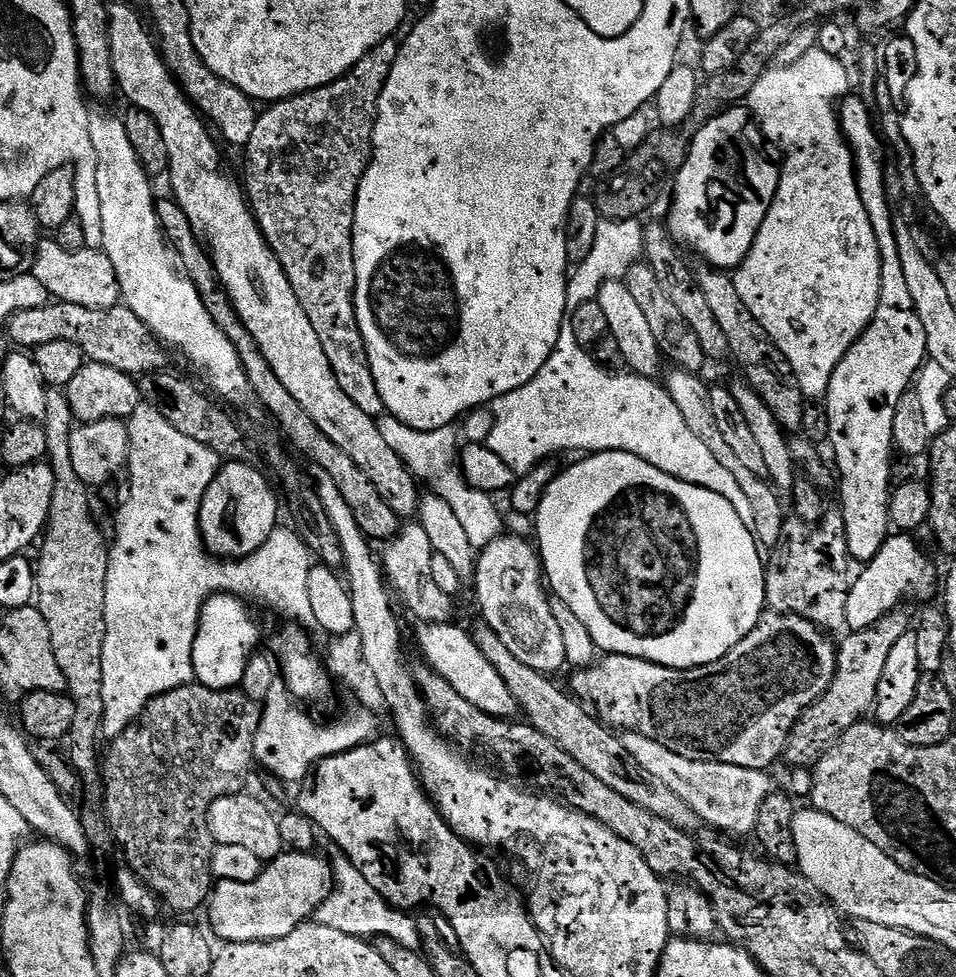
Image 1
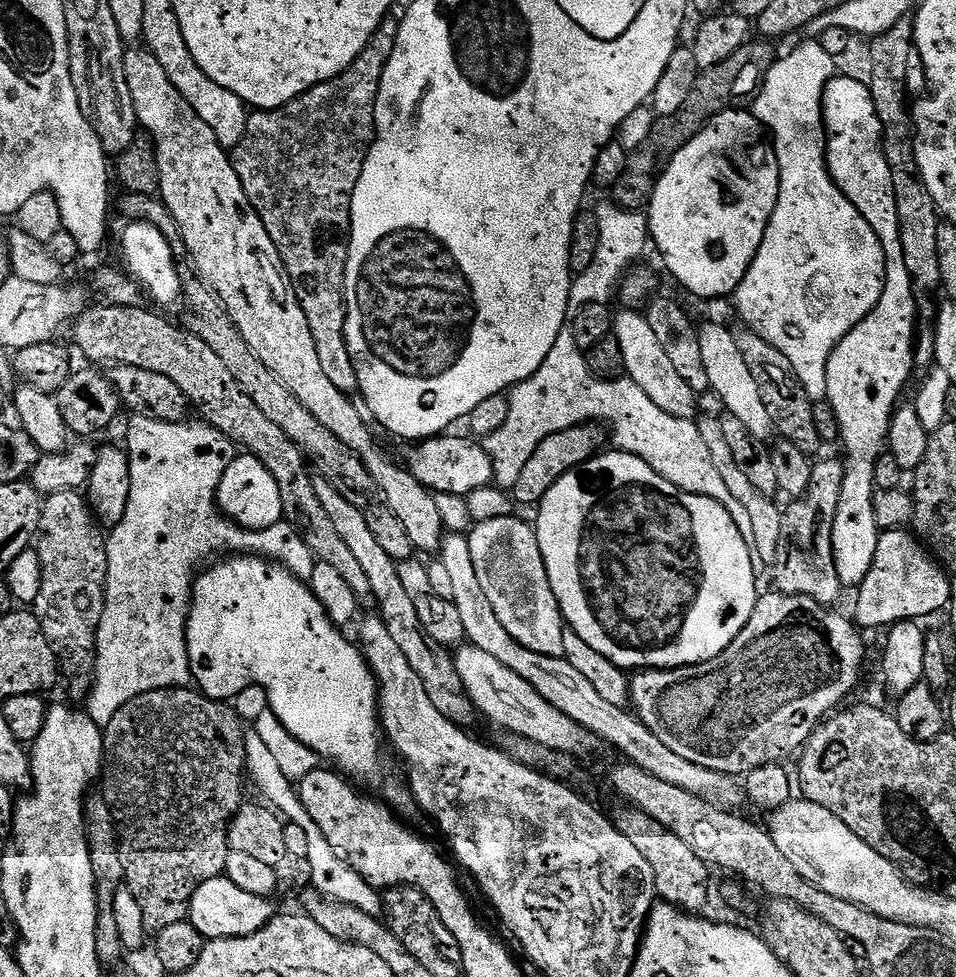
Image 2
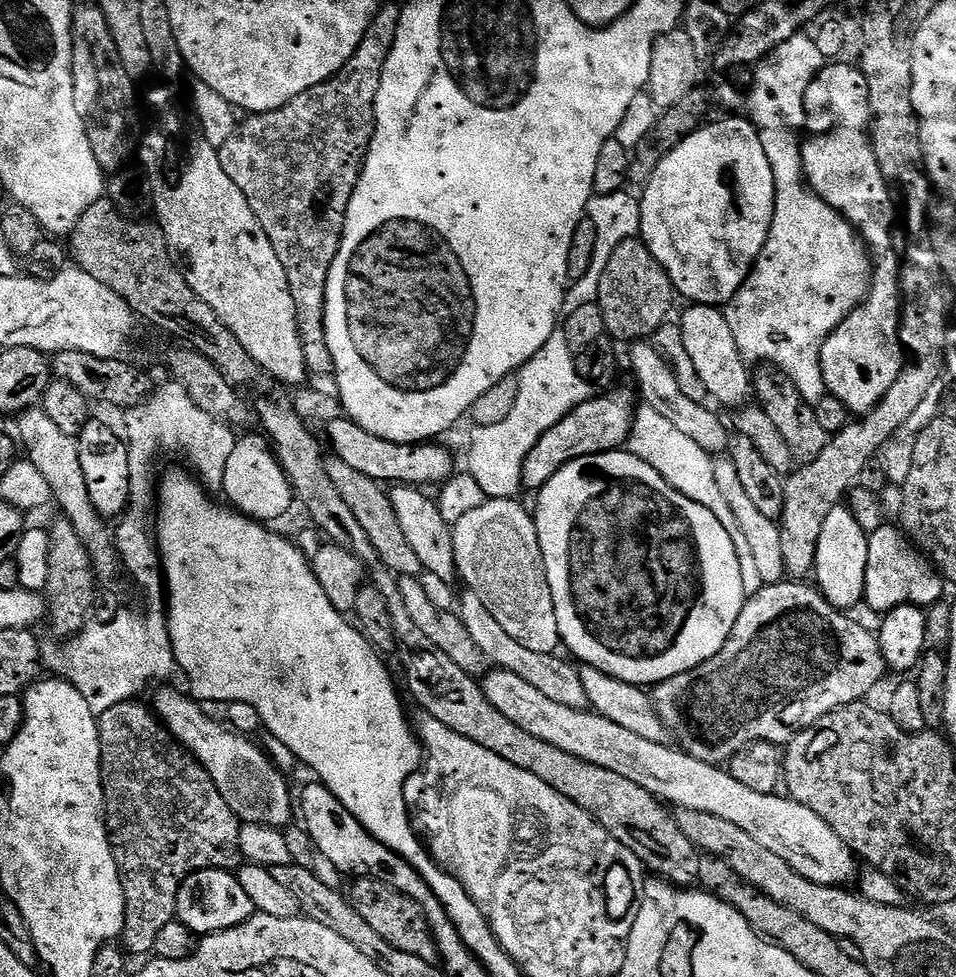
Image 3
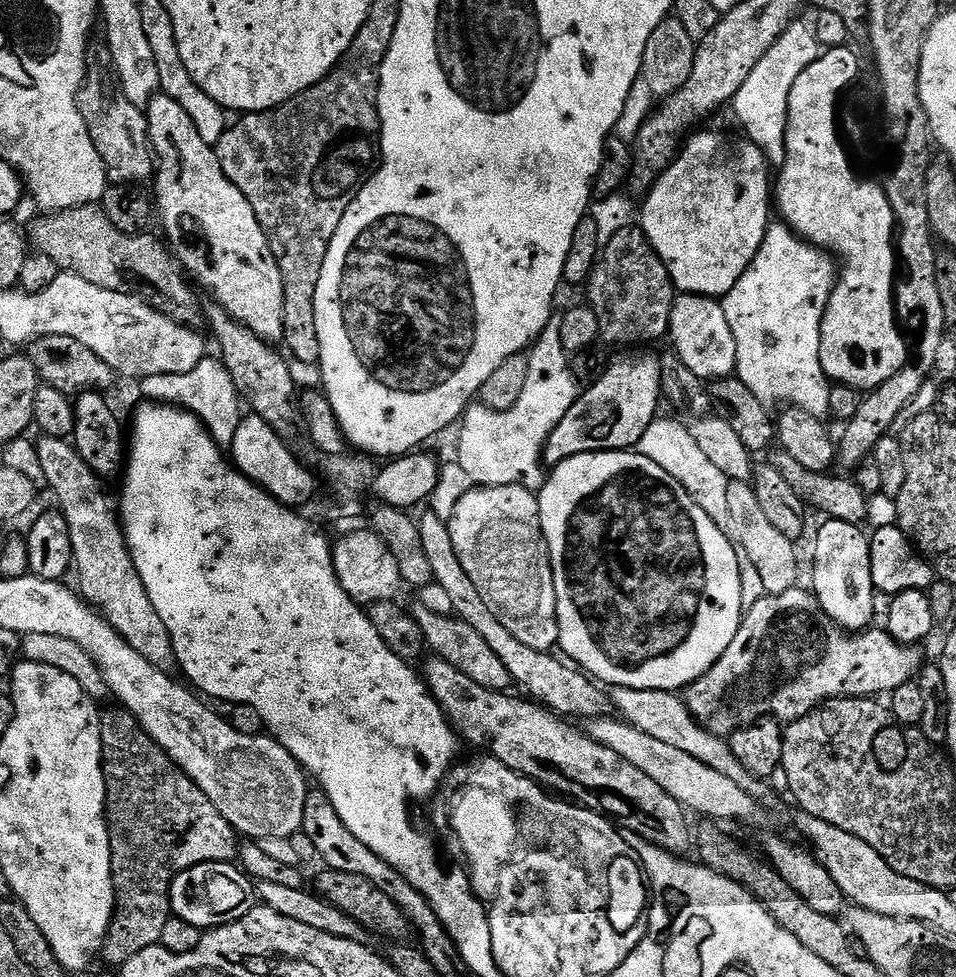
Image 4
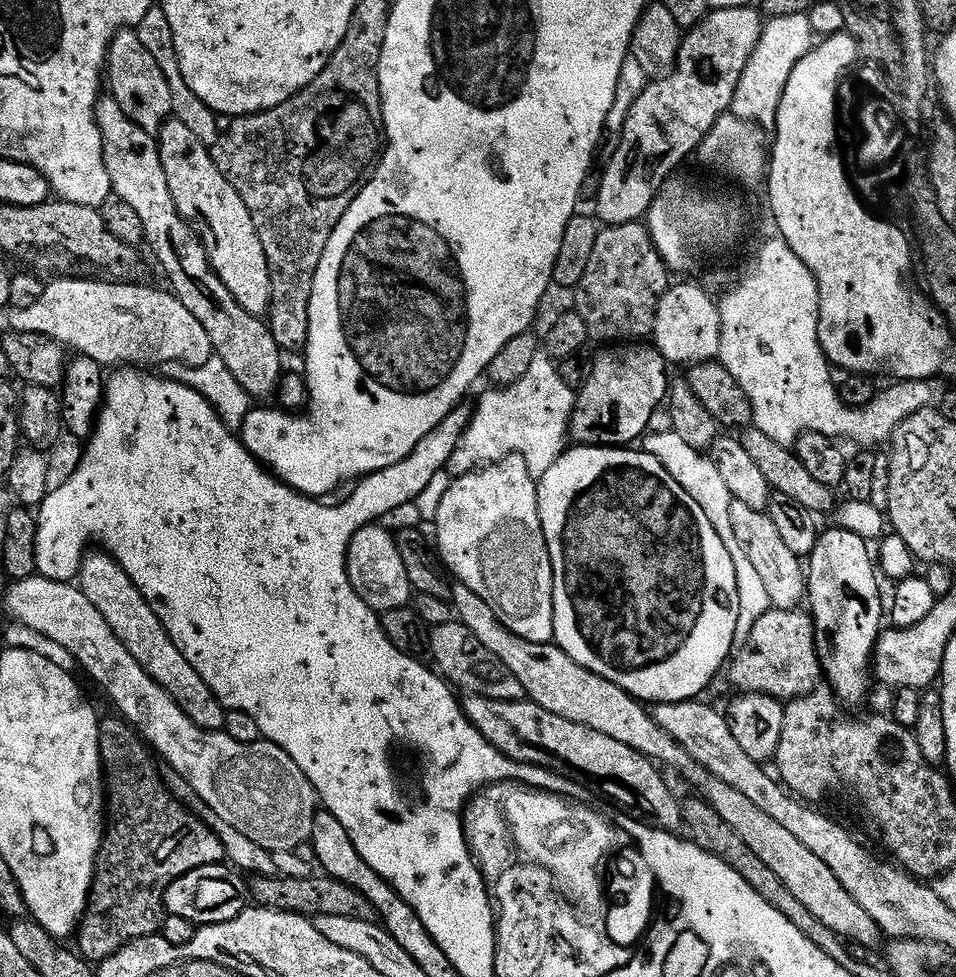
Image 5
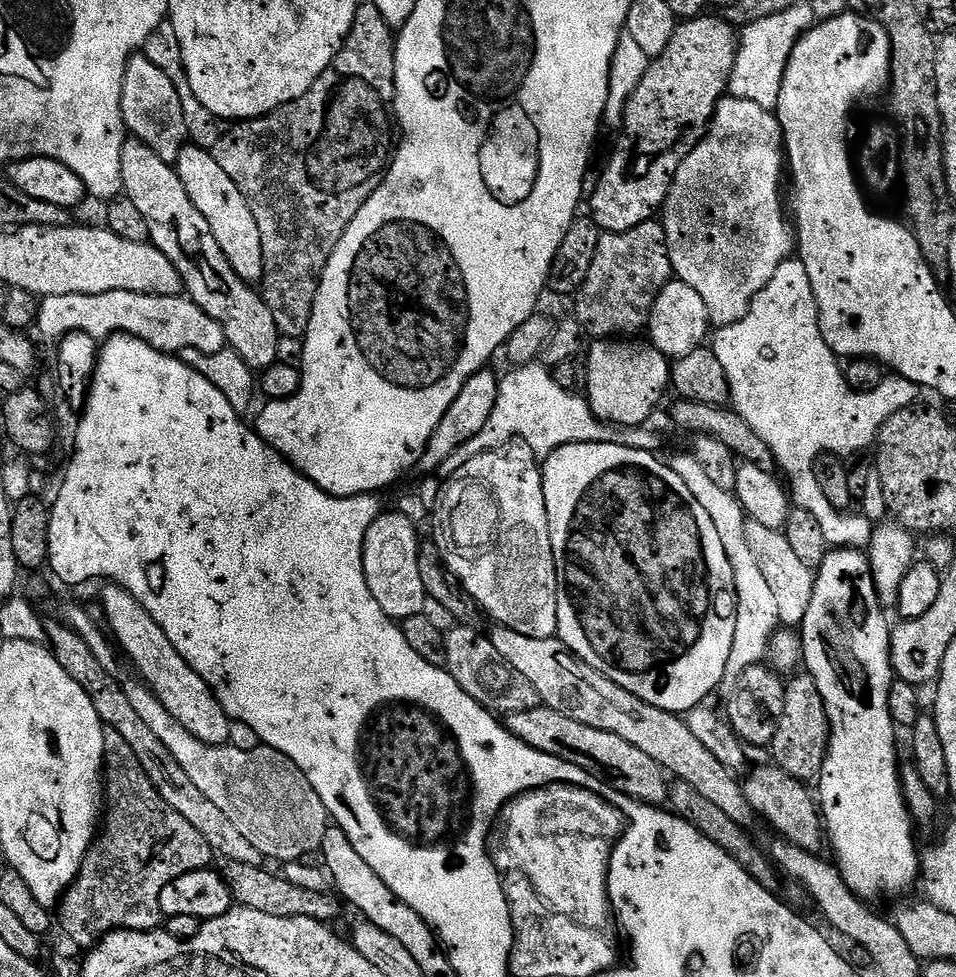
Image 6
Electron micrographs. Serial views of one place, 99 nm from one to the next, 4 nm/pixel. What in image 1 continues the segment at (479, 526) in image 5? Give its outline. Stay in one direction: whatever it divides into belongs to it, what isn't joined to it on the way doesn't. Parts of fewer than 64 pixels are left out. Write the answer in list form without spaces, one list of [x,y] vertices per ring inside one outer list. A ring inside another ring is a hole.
[[[501,534],[489,542],[485,548],[479,549],[476,558],[476,600],[480,603],[483,623],[487,624],[498,638],[506,645],[506,650],[518,658],[526,666],[545,674],[556,674],[560,667],[568,664],[566,649],[562,642],[562,633],[558,631],[558,622],[554,622],[554,614],[550,610],[550,596],[546,591],[546,577],[542,571],[539,551],[532,548],[529,541],[522,537]]]

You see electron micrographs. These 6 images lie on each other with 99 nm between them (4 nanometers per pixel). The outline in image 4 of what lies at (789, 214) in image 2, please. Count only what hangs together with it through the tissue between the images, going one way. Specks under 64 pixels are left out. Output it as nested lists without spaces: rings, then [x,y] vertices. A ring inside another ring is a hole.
[[[793,22],[770,46],[770,50],[750,70],[750,78],[742,82],[742,90],[733,98],[730,105],[731,111],[736,111],[740,124],[744,127],[743,135],[759,146],[764,151],[764,157],[769,165],[779,166],[784,162],[786,146],[784,139],[788,133],[788,103],[791,91],[794,90],[794,82],[798,82],[798,74],[806,70],[819,58],[822,51],[816,40],[815,31],[801,22]],[[772,222],[768,225],[758,254],[742,278],[738,278],[734,290],[722,297],[726,322],[730,322],[730,334],[734,334],[735,375],[743,384],[750,386],[750,390],[754,390],[765,406],[780,404],[801,408],[811,416],[821,418],[829,415],[831,387],[820,361],[820,331],[837,279],[838,268],[829,253],[801,240],[787,224]]]

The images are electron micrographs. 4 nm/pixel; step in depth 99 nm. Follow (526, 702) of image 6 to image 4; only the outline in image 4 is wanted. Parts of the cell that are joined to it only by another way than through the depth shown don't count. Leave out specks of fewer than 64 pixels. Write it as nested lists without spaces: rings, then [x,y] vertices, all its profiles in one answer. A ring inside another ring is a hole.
[[[418,602],[411,605],[410,611],[422,630],[425,645],[431,651],[433,648],[436,651],[433,653],[439,659],[450,662],[450,666],[454,666],[454,670],[466,674],[466,678],[471,678],[473,682],[478,682],[478,686],[491,692],[508,692],[513,687],[512,675],[510,670],[506,670],[506,666],[502,666],[502,658],[498,658],[498,654],[494,654],[494,650],[490,650],[490,646],[486,646],[486,638],[482,638],[482,634],[475,632],[465,620],[461,620],[455,615],[439,616],[426,610],[426,606],[422,606]]]

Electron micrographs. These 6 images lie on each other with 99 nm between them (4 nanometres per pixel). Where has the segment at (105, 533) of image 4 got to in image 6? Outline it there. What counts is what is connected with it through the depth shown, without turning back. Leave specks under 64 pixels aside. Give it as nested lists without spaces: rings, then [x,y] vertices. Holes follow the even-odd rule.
[[[111,582],[103,586],[105,588],[100,592],[100,600],[104,603],[104,616],[108,619],[107,631],[114,637],[119,651],[123,655],[125,652],[129,662],[136,667],[135,675],[147,684],[171,717],[182,723],[194,738],[207,745],[228,744],[232,724],[229,716],[206,682],[202,682],[199,674],[186,662],[186,658],[182,658],[182,654],[170,646],[170,638],[162,634],[162,626],[158,626],[158,622],[146,614],[142,602],[138,602],[128,588]]]

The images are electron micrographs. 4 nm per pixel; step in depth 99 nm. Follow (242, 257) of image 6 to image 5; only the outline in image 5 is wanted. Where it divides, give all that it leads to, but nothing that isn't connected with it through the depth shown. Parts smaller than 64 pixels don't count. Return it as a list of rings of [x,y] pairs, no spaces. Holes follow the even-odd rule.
[[[173,118],[165,124],[158,134],[158,143],[162,170],[166,170],[166,178],[170,182],[170,194],[174,194],[174,204],[178,206],[185,220],[192,225],[196,235],[203,239],[204,249],[210,258],[210,266],[216,271],[218,278],[222,278],[226,290],[234,294],[242,310],[263,317],[272,306],[272,283],[266,262],[266,250],[262,250],[262,242],[258,238],[258,230],[254,226],[254,218],[250,218],[246,202],[242,202],[238,190],[234,190],[234,186],[226,182],[222,170],[218,170],[211,147],[203,144],[187,126],[182,126],[180,120]]]

